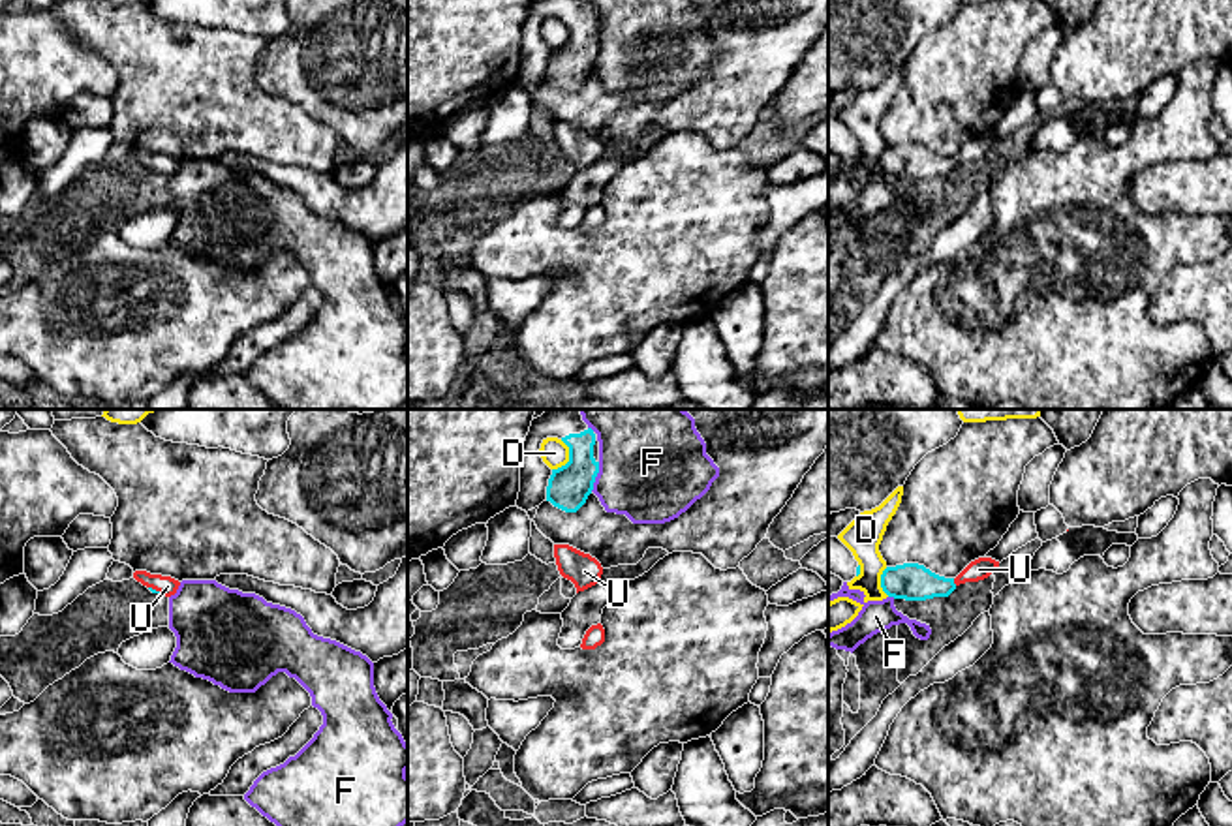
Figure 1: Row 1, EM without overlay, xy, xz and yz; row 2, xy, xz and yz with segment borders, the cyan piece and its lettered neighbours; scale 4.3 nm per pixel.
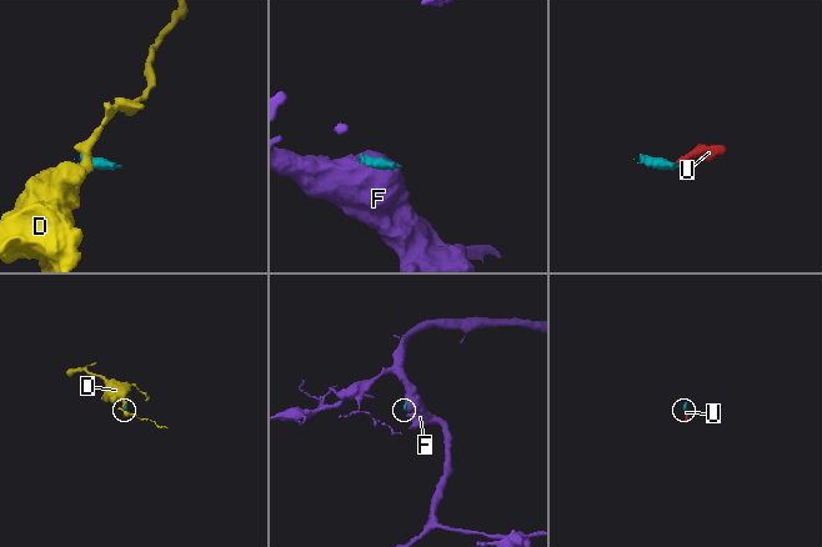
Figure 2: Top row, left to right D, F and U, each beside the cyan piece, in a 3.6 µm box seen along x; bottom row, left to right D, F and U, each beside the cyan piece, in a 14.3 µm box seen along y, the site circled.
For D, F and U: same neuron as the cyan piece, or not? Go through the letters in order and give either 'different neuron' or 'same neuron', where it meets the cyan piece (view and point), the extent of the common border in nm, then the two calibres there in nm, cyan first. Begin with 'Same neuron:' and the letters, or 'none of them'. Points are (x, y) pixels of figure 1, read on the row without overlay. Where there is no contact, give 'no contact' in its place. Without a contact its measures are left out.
Same neuron: U
D: different neuron | xz (569, 38) | 140 nm | 180/120 nm
F: different neuron | xz (596, 55) | 130 nm | 180/440 nm
U: same neuron | yz (953, 162) | 40 nm | 160/90 nm

